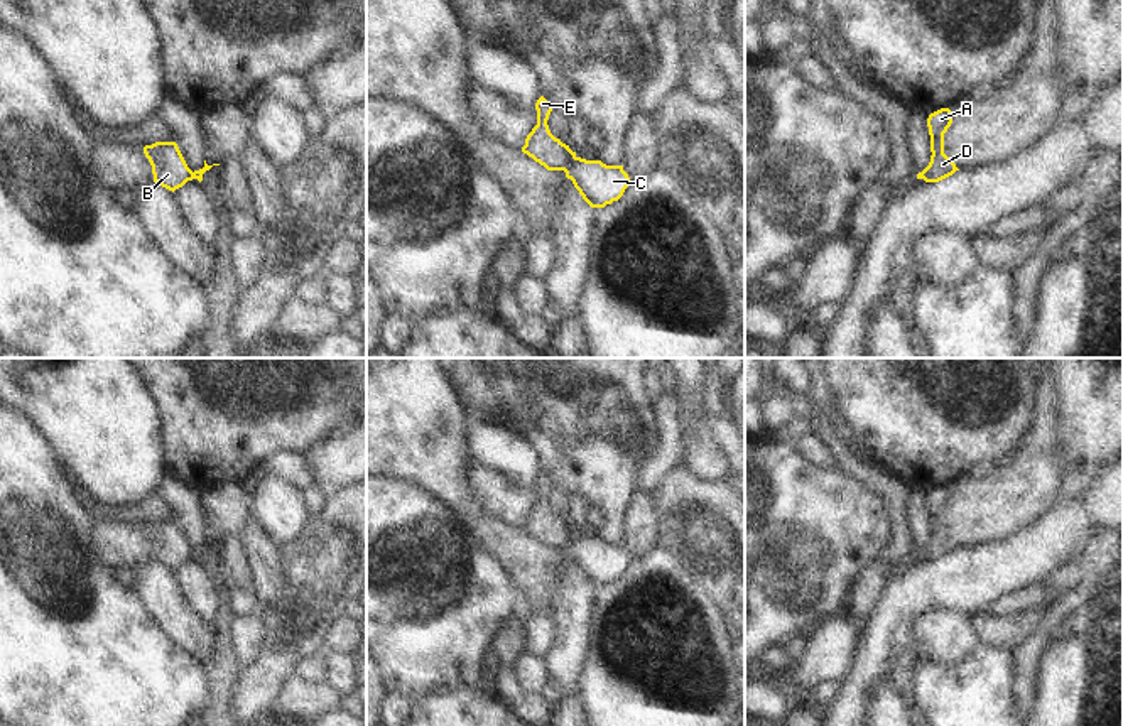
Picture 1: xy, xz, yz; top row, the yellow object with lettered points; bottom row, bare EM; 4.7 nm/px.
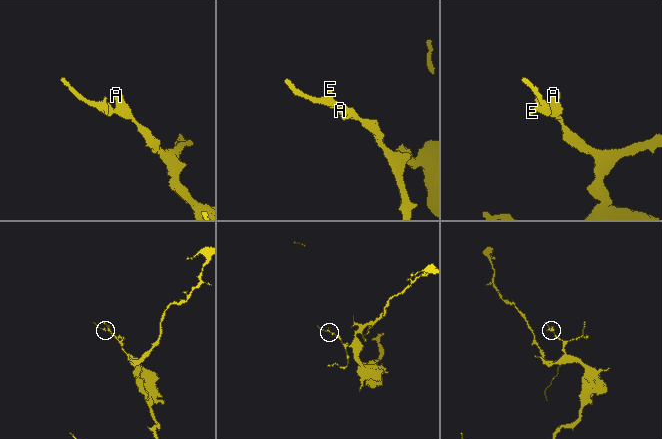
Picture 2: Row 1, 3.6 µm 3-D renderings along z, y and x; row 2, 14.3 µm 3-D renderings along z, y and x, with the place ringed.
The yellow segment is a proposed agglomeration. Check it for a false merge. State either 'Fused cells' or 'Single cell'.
Single cell.

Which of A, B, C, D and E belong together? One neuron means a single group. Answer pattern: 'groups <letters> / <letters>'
groups A B C D E

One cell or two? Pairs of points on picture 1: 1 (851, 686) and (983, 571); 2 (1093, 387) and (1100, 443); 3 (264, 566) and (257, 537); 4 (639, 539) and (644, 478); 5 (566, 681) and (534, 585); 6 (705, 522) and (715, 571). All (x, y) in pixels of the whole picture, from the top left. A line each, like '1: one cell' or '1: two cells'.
1: one cell
2: one cell
3: one cell
4: two cells
5: two cells
6: one cell

